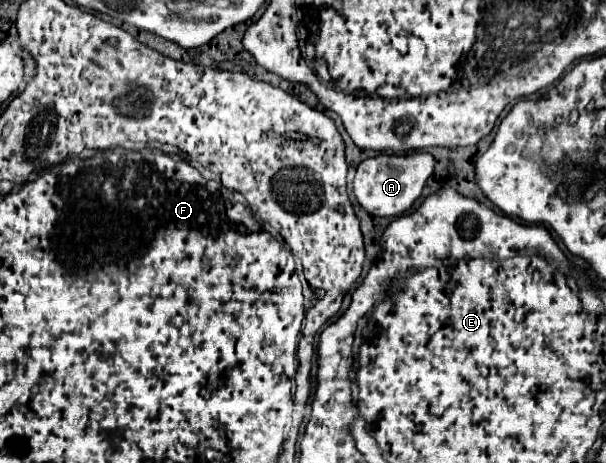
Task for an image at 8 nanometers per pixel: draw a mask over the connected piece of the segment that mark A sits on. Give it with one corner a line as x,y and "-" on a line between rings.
409,152
409,154
379,154
375,158
367,158
359,164
353,192
359,204
371,216
401,216
405,210
413,206
413,202
421,196
421,190
427,178
433,174
435,160
427,152

